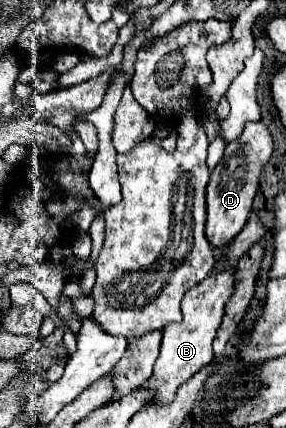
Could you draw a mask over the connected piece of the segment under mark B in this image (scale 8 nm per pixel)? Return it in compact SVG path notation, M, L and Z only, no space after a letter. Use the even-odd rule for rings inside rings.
M223 270L219 274L209 274L199 286L191 288L183 298L183 322L181 324L167 324L163 342L161 342L161 354L153 366L153 376L141 384L141 388L147 388L153 394L151 402L155 404L169 404L177 388L187 382L191 376L195 376L199 370L209 366L213 362L213 348L211 342L217 334L217 328L223 318L223 306L231 294L231 278L235 274L233 270Z

